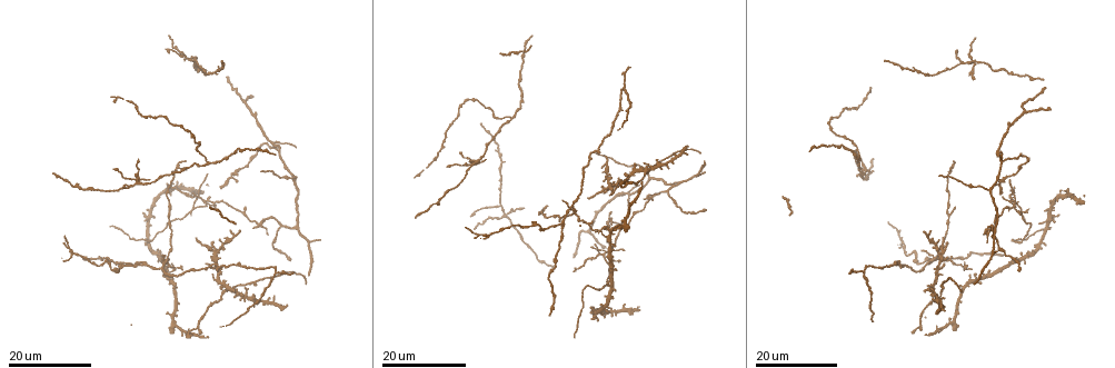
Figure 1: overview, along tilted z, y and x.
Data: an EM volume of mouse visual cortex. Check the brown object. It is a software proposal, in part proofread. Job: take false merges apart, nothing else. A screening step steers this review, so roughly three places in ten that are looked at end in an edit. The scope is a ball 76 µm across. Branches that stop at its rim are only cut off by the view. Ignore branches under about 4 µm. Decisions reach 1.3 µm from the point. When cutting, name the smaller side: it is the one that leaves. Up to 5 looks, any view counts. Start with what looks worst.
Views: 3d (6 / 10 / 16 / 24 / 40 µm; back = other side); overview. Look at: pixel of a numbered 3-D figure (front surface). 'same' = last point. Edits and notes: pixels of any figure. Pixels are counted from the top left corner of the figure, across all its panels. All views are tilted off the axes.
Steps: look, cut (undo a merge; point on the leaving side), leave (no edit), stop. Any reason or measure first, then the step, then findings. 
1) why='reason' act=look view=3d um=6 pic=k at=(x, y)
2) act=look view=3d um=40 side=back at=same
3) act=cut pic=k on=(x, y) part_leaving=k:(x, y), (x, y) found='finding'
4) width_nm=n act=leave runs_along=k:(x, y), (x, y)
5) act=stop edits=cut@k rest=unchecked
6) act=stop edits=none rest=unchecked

why='three-way junction' act=look view=3d um=24 pic=1 at=(206, 161)

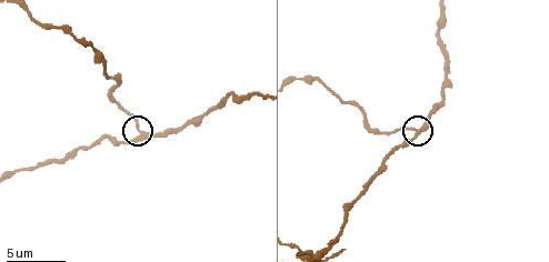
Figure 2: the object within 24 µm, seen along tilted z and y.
act=look view=3d um=6 pic=2 at=(139, 129)

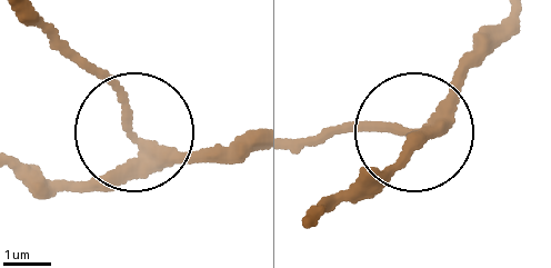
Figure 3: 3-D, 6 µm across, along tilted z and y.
width_nm=230 act=leave found='one neuron here'

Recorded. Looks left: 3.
why='three-way junction' act=look view=3d um=24 pic=1 at=(576, 212)

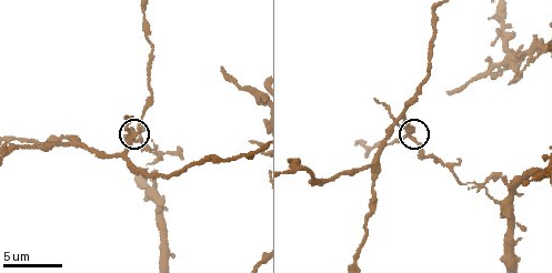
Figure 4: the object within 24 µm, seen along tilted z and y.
act=look view=3d um=10 pic=4 at=(137, 130)

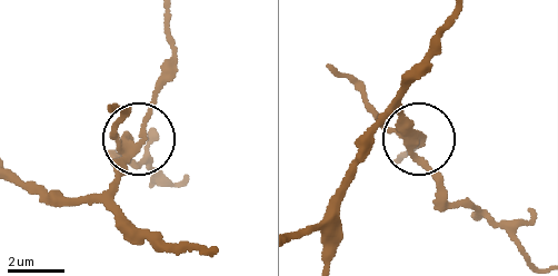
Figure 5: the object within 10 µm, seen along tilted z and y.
why='zoom in' act=look view=3d um=6 pic=5 at=(142, 133)

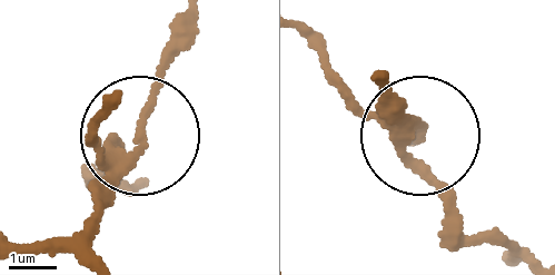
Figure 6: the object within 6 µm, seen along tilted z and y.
act=leave found='continuous, no second neuron'

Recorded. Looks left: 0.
act=stop edits=none rest=unchecked

